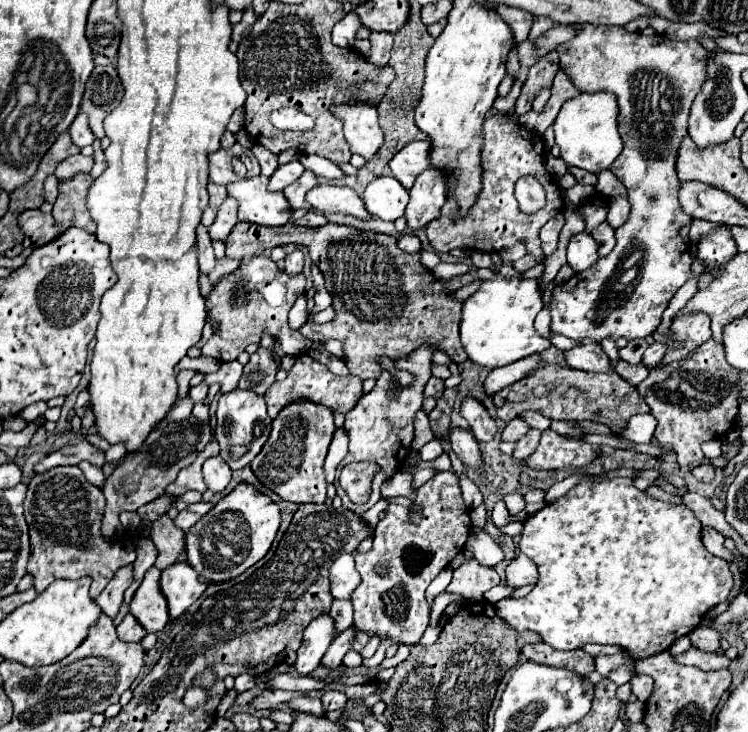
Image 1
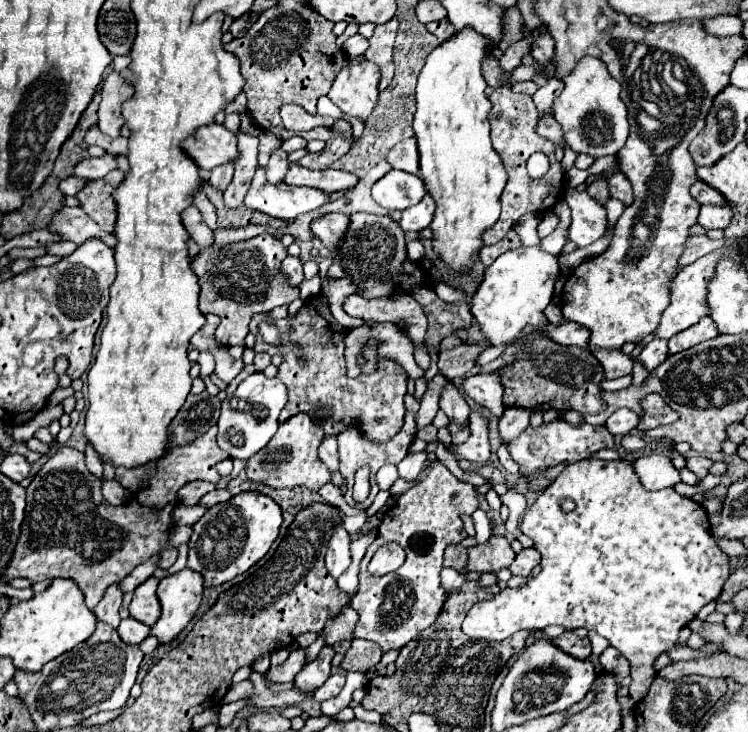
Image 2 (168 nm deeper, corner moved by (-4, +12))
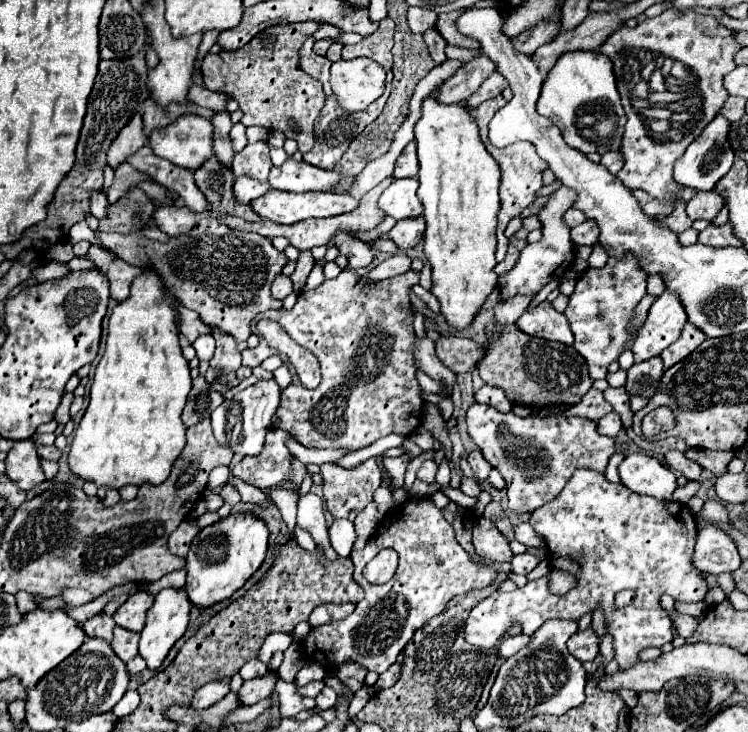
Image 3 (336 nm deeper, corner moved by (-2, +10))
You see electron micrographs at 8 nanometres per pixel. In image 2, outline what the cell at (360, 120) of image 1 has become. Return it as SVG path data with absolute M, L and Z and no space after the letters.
M350 64L348 68L342 68L336 76L328 98L346 116L366 122L378 104L378 80L380 70L376 70L376 64Z

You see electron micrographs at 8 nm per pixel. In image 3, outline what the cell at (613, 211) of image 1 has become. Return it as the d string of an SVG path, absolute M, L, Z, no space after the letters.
M600 244L594 246L594 250L592 250L588 262L590 262L592 268L604 268L604 266L606 266L606 262L608 262L608 254L604 252L604 248L602 248Z

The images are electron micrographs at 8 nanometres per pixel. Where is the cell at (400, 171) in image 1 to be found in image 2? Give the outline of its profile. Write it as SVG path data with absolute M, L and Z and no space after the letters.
M408 138L400 144L396 144L390 152L388 152L388 162L392 164L392 168L396 170L404 170L410 174L420 174L420 162L418 162L418 144L414 138Z

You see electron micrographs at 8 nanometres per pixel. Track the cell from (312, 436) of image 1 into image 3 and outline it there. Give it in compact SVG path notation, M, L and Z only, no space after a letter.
M270 428L264 440L264 450L256 456L244 456L230 474L260 490L286 488L292 464L292 454L284 446L286 438L290 438L290 434L284 430Z

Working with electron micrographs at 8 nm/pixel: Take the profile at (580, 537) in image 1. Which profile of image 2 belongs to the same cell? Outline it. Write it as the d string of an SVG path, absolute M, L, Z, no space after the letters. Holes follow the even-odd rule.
M580 460L576 464L570 464L564 468L564 472L552 482L552 486L548 486L538 498L536 502L526 510L522 524L520 524L522 534L526 534L528 538L532 538L536 550L542 554L542 570L538 576L530 578L522 588L504 588L496 598L486 600L486 602L478 602L472 606L472 610L466 614L464 622L462 622L462 630L466 636L470 636L472 640L506 640L508 636L512 636L518 630L540 630L552 624L560 624L564 626L564 630L576 630L576 628L586 628L588 632L596 632L600 636L604 636L614 648L618 648L628 660L630 660L630 670L632 670L632 684L630 684L630 696L638 702L646 696L656 670L654 670L654 660L668 648L674 646L680 628L684 628L688 622L692 622L696 618L696 614L700 612L702 606L706 606L712 600L718 600L724 582L730 576L730 558L716 546L712 532L710 532L710 522L708 522L708 512L704 510L702 504L680 496L674 488L664 488L658 492L646 492L644 486L640 484L640 478L634 472L632 462L628 460ZM562 500L574 500L576 508L572 512L564 512L562 510Z

